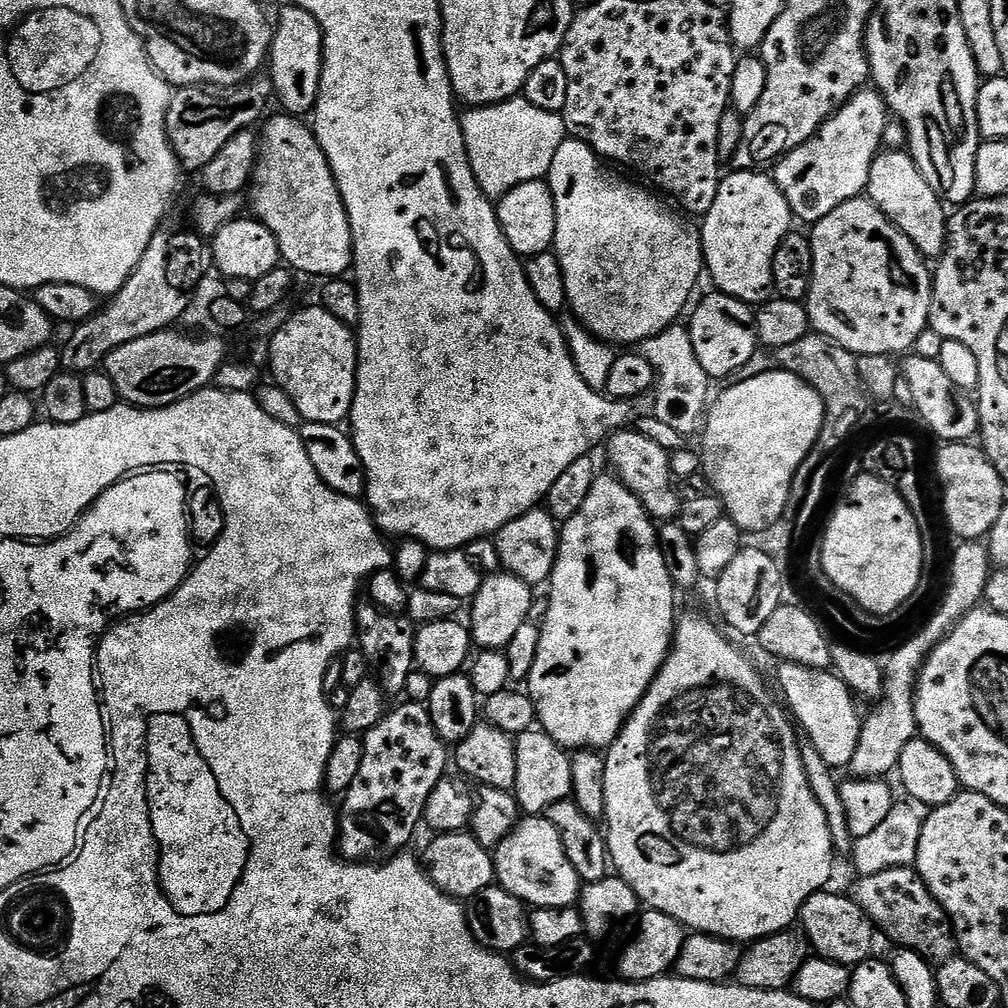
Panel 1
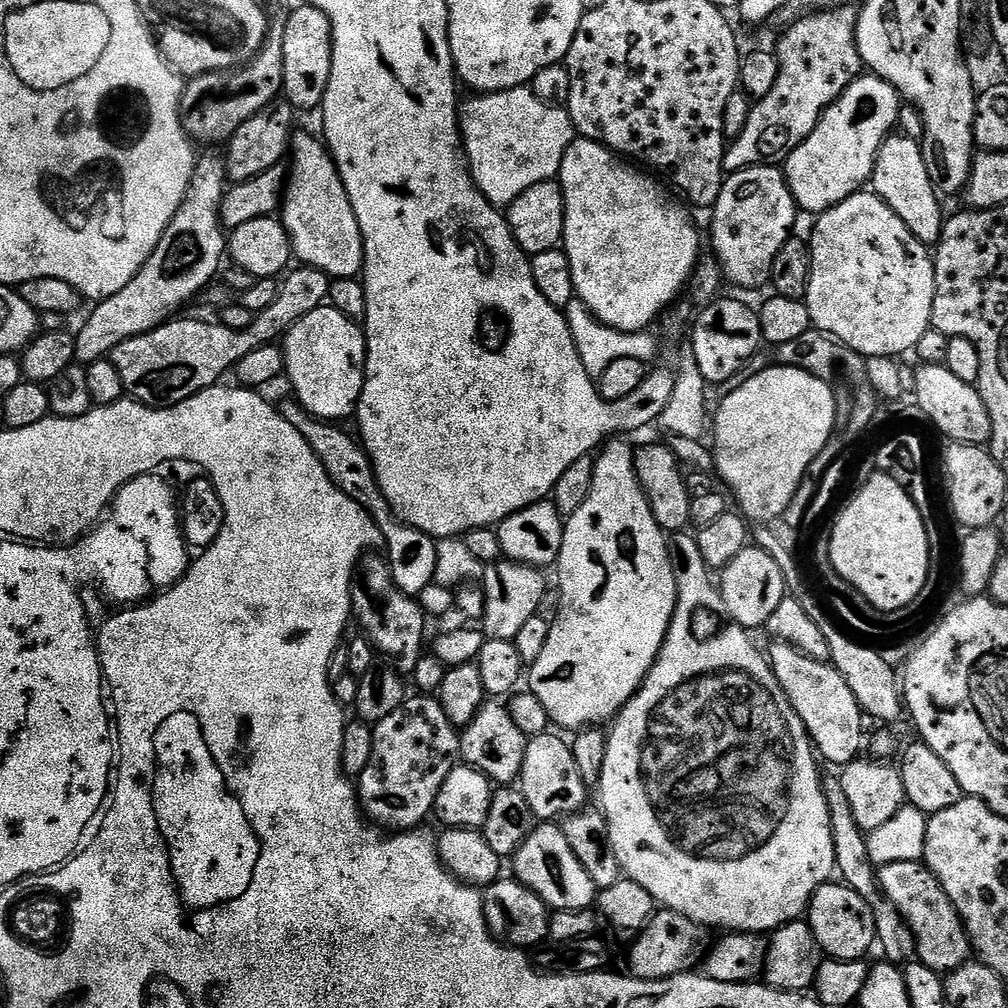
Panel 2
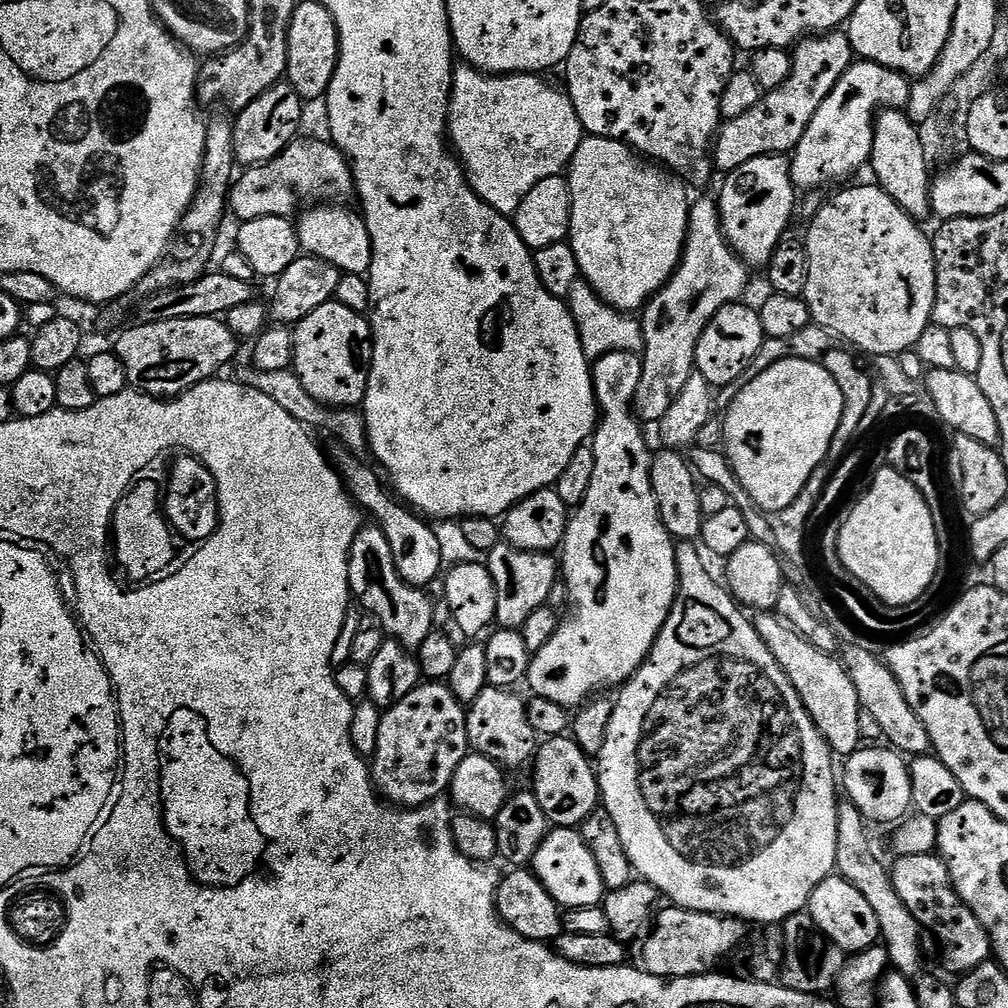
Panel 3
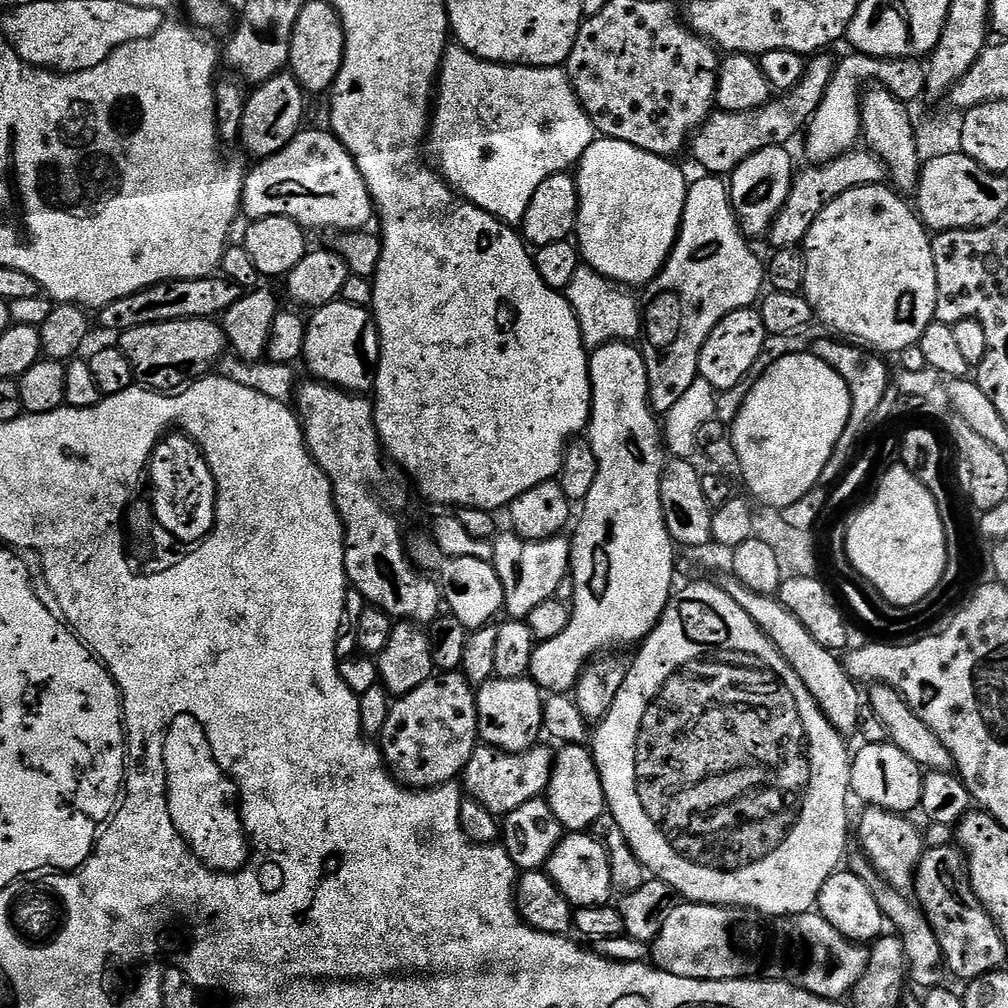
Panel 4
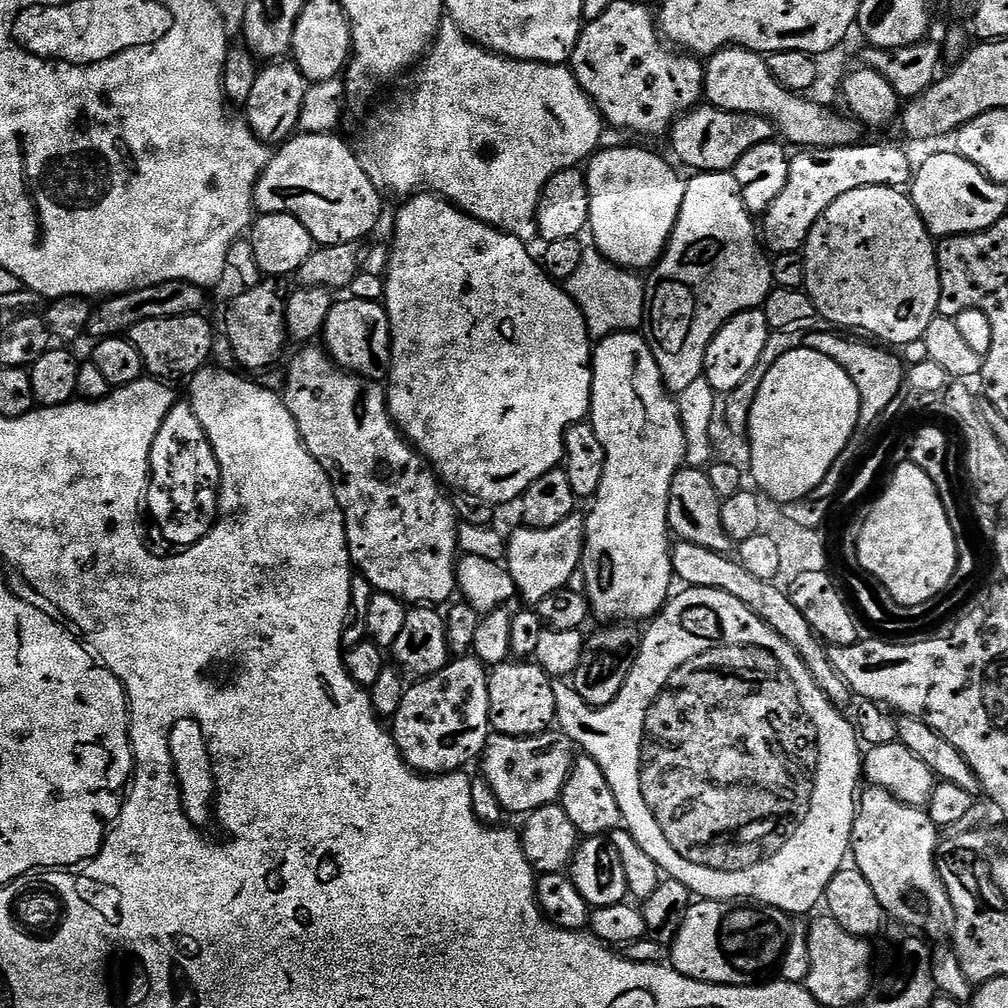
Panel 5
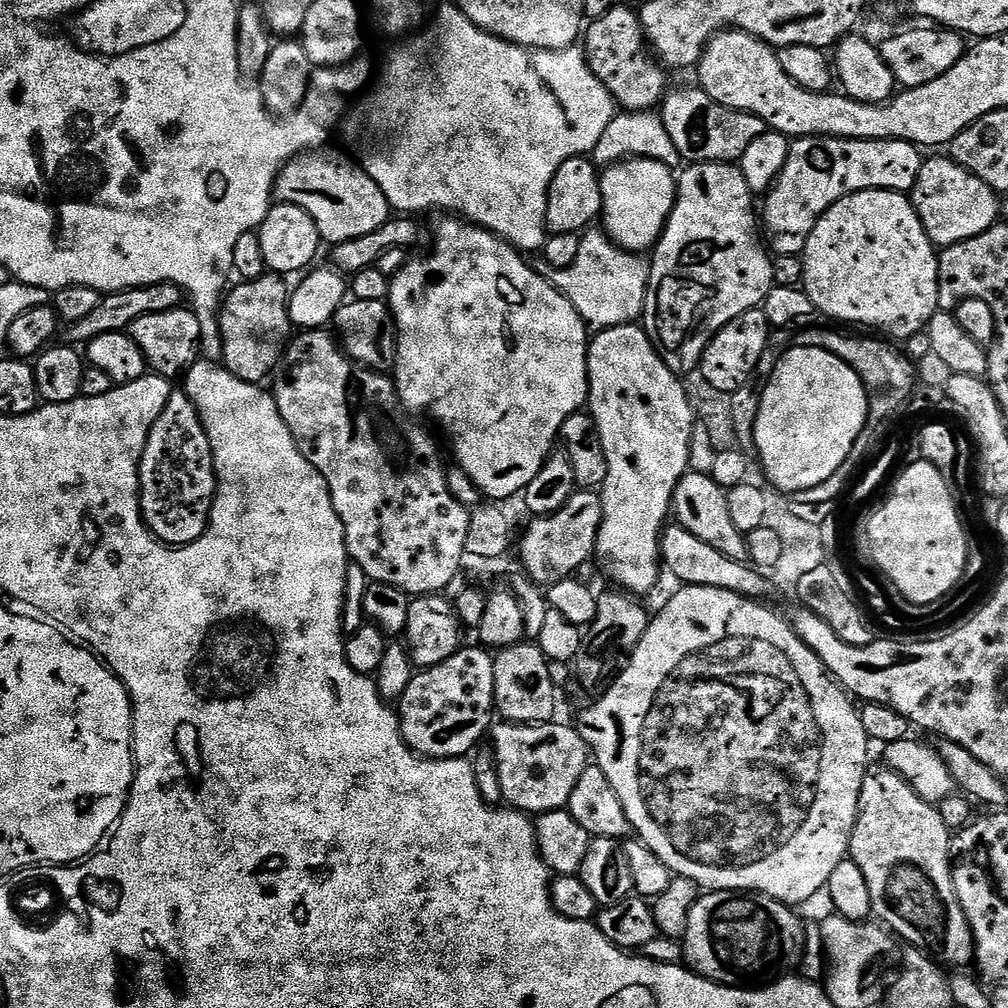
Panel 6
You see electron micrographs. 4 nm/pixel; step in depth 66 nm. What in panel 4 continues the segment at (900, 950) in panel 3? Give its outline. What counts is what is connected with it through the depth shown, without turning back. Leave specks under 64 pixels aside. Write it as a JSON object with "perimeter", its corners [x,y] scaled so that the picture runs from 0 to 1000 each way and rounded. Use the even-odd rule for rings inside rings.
{"perimeter":[[[849,843],[840,850],[840,860],[851,869],[855,871],[859,879],[867,887],[867,892],[874,900],[874,905],[877,908],[878,914],[887,920],[888,928],[892,929],[894,938],[897,941],[897,946],[901,955],[901,970],[915,980],[932,979],[938,972],[938,963],[936,961],[929,962],[929,958],[933,958],[936,953],[936,948],[933,944],[933,936],[927,927],[927,923],[923,919],[920,909],[908,896],[905,897],[900,893],[898,886],[890,881],[884,881],[882,877],[873,872],[869,862],[866,861],[865,856],[862,855],[861,850],[857,848],[856,844]]]}

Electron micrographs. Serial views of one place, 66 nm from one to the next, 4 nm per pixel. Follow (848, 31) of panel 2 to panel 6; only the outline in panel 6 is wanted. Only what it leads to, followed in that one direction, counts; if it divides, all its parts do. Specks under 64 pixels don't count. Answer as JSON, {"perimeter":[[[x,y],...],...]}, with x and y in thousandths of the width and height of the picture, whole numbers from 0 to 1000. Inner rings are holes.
{"perimeter":[[[693,85],[669,87],[660,94],[654,104],[653,114],[659,120],[661,133],[665,133],[665,137],[669,137],[669,145],[673,145],[673,153],[680,160],[683,159],[687,163],[725,163],[733,160],[734,154],[740,149],[740,145],[744,145],[744,141],[748,141],[748,137],[752,137],[760,129],[756,117],[708,101],[708,97],[704,97],[704,93],[700,93],[697,87]]]}

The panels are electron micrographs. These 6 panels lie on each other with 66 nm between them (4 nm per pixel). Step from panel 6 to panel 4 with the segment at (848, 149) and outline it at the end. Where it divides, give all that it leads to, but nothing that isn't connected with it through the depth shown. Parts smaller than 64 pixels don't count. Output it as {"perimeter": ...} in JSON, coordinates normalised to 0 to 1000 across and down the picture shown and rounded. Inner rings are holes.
{"perimeter":[[[846,149],[838,151],[836,155],[821,159],[817,163],[802,165],[798,172],[791,174],[786,181],[786,188],[776,204],[776,208],[768,216],[766,225],[762,227],[761,241],[766,241],[767,247],[789,246],[797,243],[804,224],[808,224],[808,216],[815,212],[815,208],[827,196],[839,192],[848,187],[860,183],[877,183],[882,178],[881,168],[877,166],[872,155],[865,154],[864,150]]]}

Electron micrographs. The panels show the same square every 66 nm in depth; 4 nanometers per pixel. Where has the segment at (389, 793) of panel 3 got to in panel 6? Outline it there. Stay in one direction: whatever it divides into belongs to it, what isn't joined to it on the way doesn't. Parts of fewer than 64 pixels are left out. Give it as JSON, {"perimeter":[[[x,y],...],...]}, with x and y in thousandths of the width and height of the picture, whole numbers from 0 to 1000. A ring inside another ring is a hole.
{"perimeter":[[[479,641],[471,642],[457,642],[442,657],[414,666],[407,681],[403,681],[403,688],[395,696],[397,727],[405,741],[417,750],[454,754],[471,747],[475,734],[485,729],[492,700],[490,651]]]}

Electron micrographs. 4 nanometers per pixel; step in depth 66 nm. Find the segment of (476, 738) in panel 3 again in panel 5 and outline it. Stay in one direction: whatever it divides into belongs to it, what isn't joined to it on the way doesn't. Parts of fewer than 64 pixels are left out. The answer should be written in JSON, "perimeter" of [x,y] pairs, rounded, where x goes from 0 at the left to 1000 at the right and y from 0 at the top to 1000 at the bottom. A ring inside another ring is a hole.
{"perimeter":[[[501,657],[484,668],[486,708],[484,716],[489,727],[497,730],[533,730],[553,717],[550,688],[552,679],[531,657]]]}

